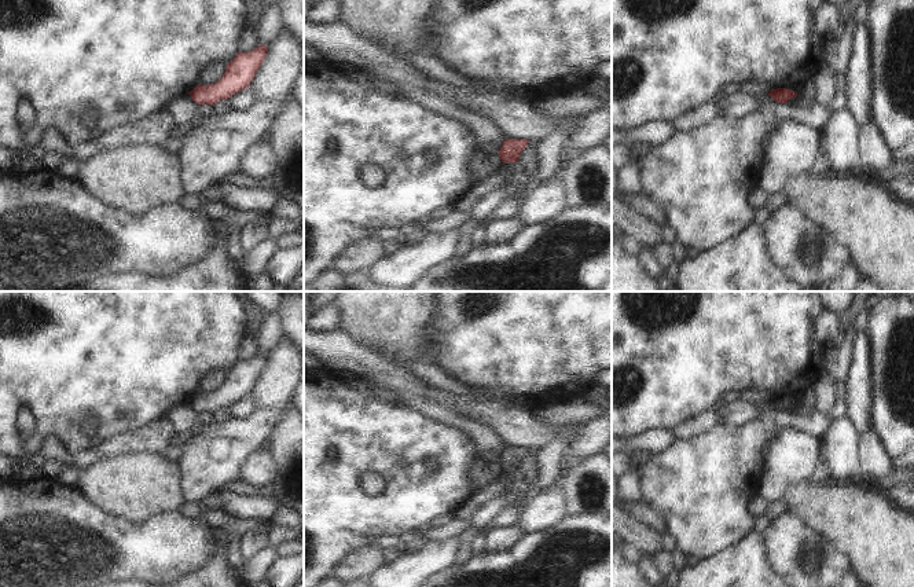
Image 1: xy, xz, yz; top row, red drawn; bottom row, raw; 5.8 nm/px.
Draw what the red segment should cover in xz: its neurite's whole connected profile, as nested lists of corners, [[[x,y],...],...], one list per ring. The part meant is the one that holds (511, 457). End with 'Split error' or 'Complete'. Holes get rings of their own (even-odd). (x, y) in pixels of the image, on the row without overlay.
[[[504,447],[498,463],[503,472],[517,472],[522,458],[528,454],[525,447]]]. Complete

